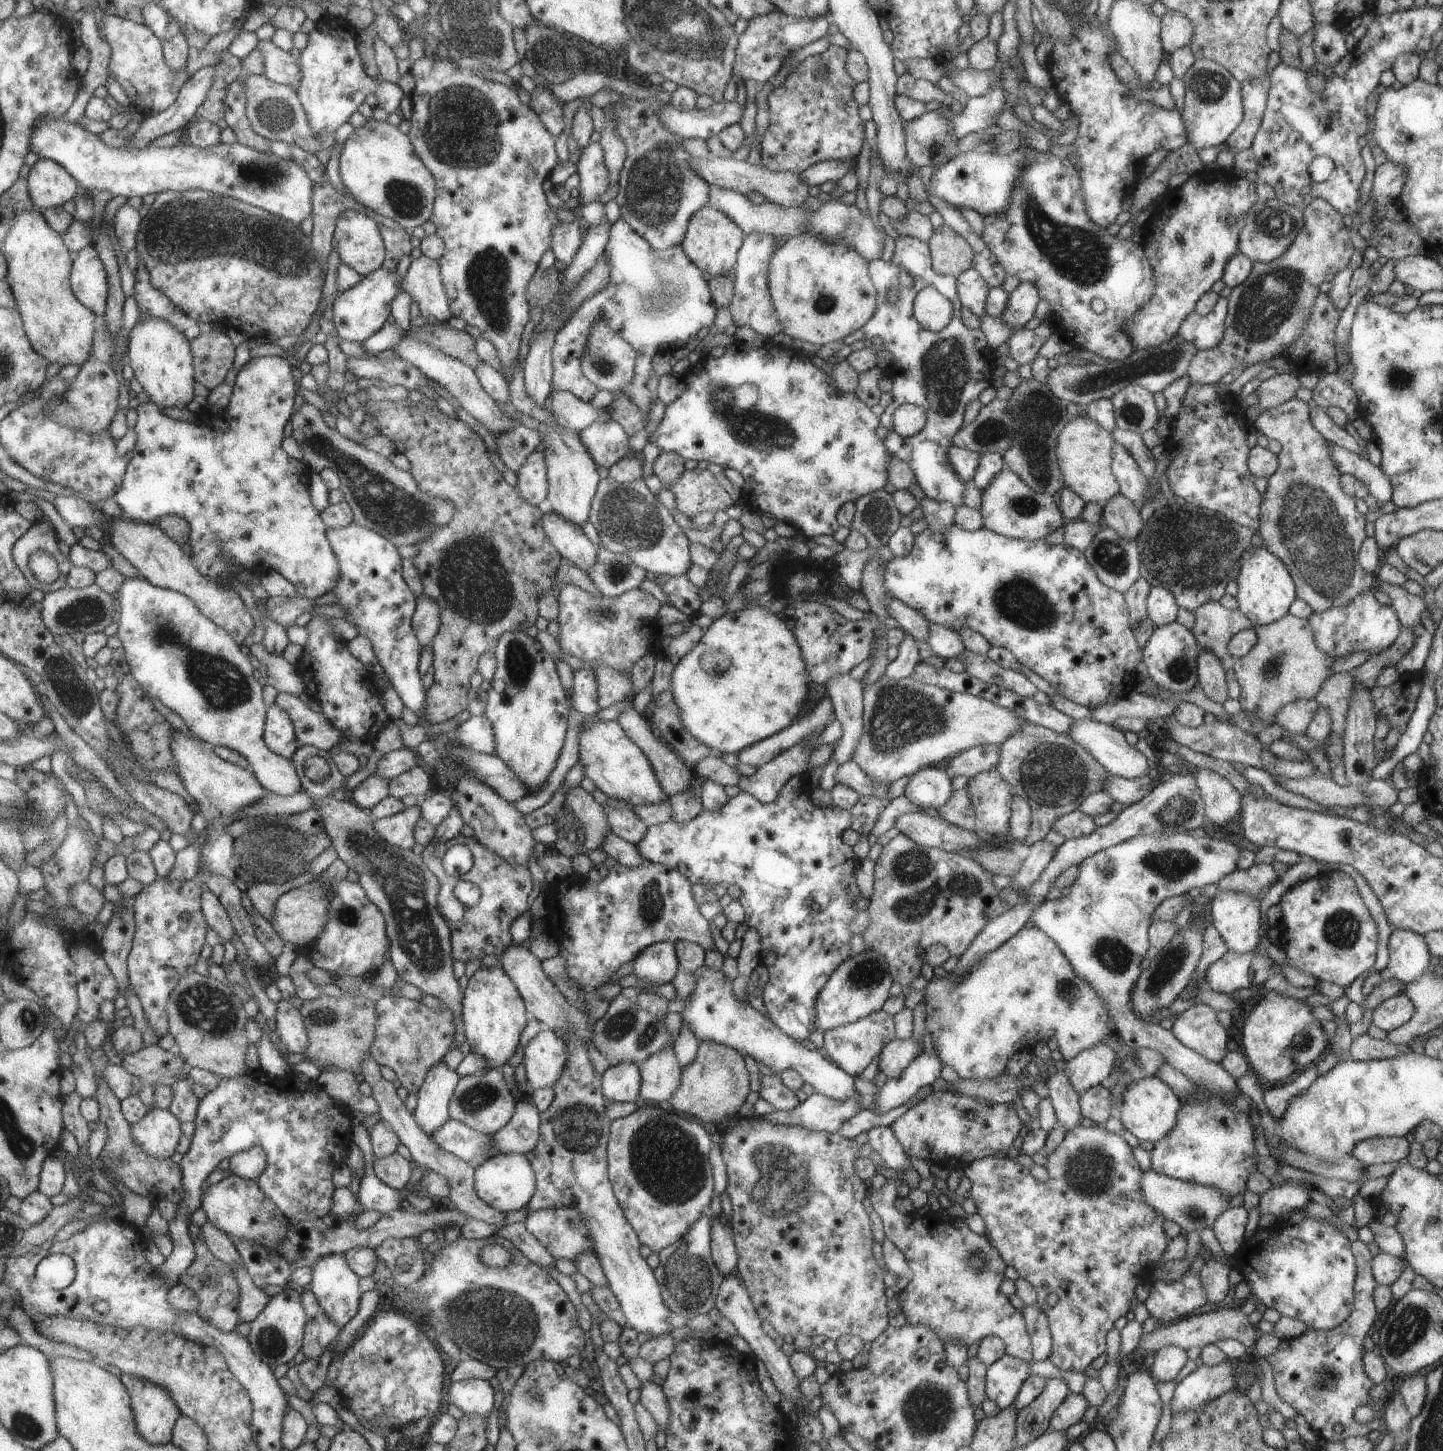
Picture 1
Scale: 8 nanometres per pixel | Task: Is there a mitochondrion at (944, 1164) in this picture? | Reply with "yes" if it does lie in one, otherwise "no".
no

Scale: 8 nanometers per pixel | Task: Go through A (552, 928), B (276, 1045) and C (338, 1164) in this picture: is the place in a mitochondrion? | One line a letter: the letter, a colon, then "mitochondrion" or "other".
A: other
B: other
C: other

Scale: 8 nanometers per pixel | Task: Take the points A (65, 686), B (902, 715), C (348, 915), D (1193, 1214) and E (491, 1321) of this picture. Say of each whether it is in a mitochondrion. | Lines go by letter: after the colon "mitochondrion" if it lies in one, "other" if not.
A: mitochondrion
B: mitochondrion
C: mitochondrion
D: mitochondrion
E: mitochondrion

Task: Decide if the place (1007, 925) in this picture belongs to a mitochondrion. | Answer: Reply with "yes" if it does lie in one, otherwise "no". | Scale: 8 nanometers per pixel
no

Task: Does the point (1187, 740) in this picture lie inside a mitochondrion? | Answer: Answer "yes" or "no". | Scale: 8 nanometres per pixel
no

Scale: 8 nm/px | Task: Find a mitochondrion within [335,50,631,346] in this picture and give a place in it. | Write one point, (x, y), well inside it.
(463, 129)

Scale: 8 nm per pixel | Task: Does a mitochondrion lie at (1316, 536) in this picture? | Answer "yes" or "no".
yes

